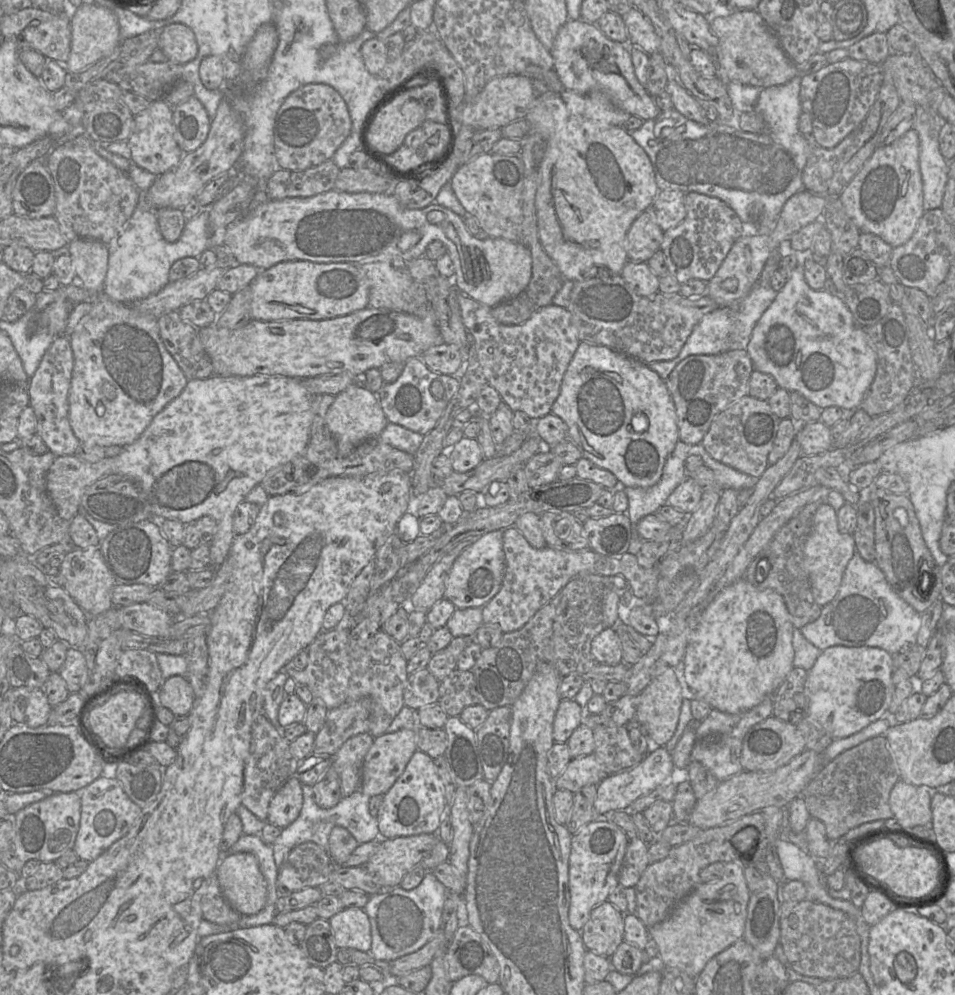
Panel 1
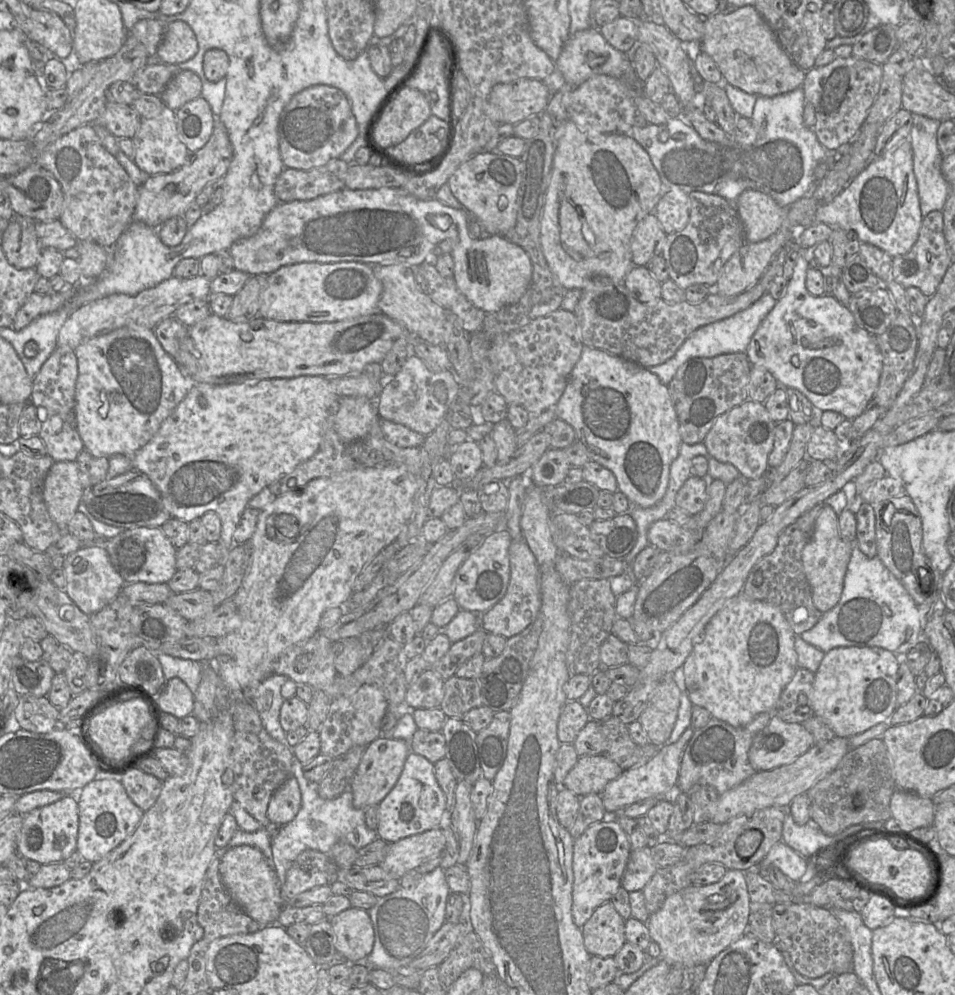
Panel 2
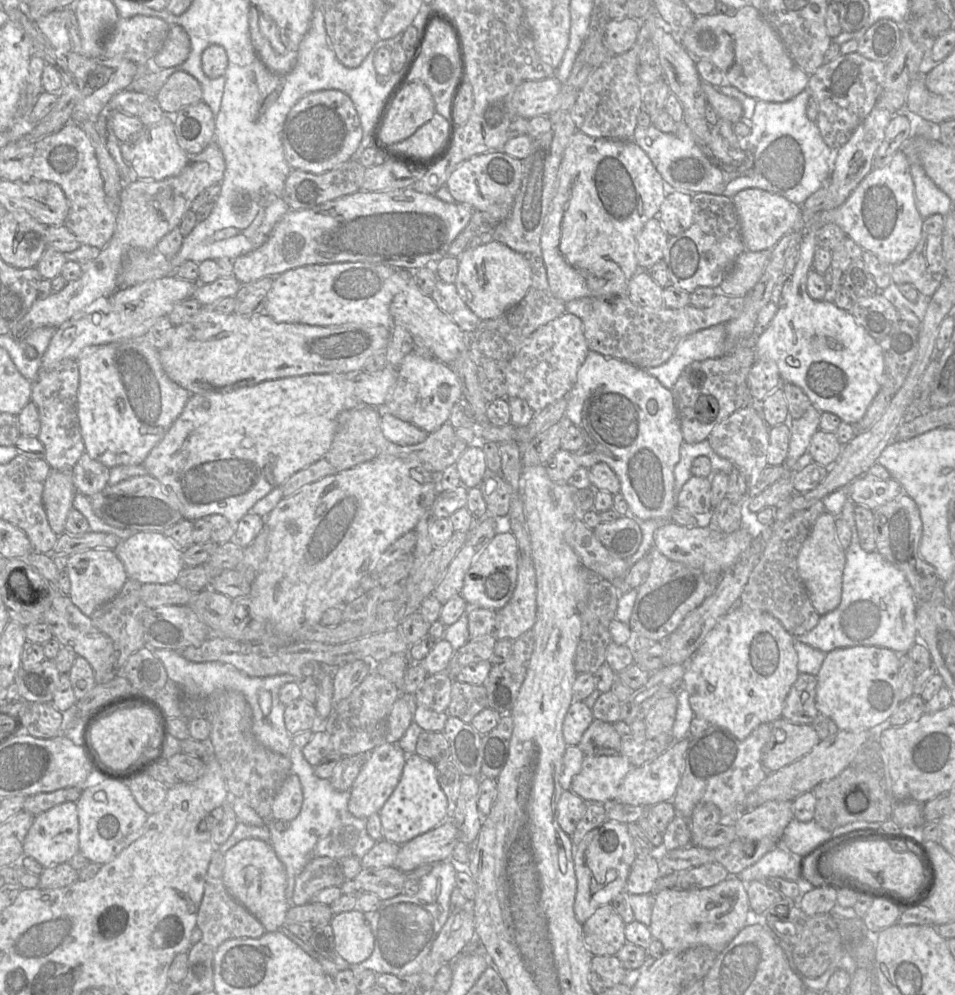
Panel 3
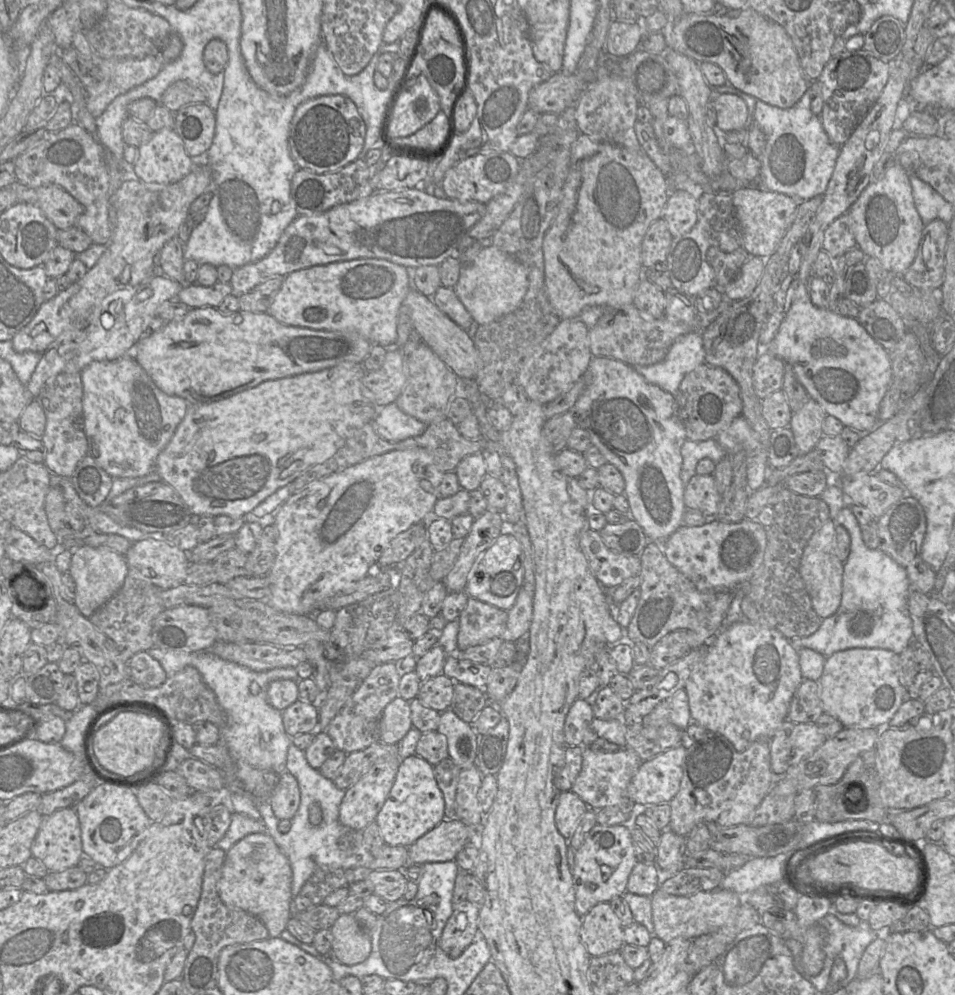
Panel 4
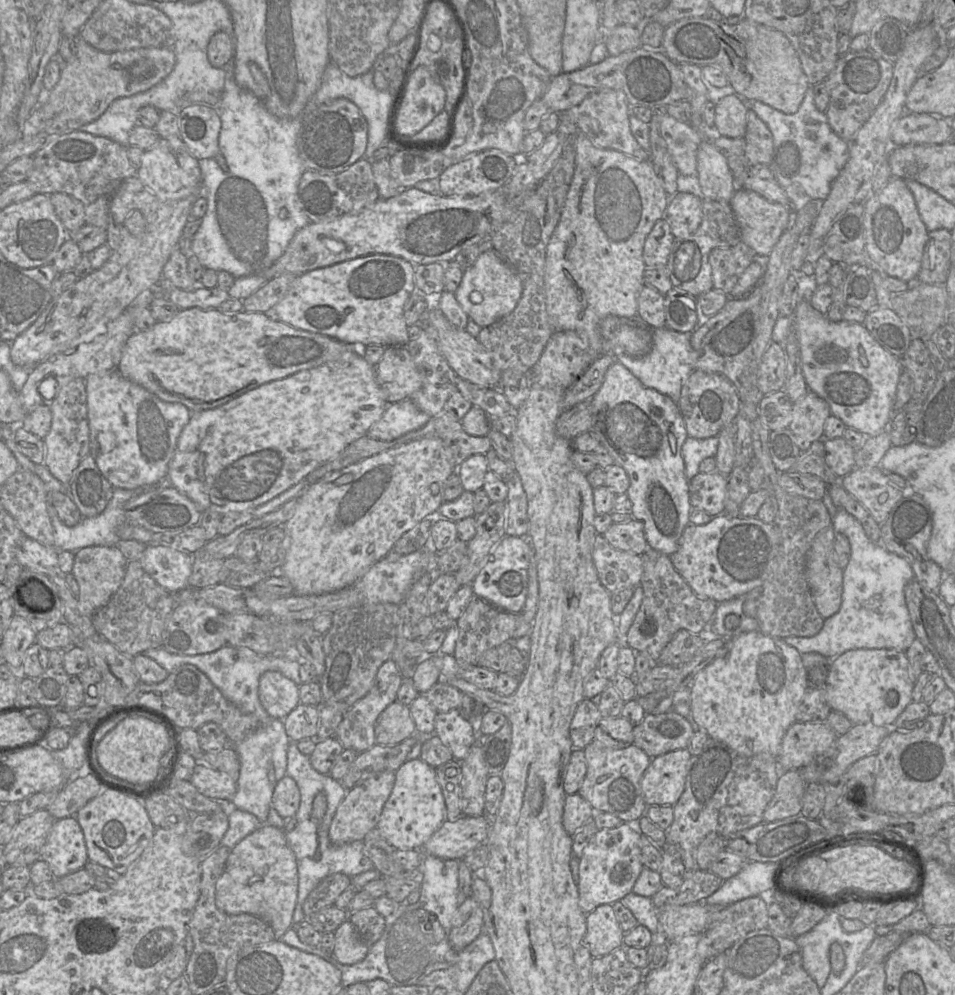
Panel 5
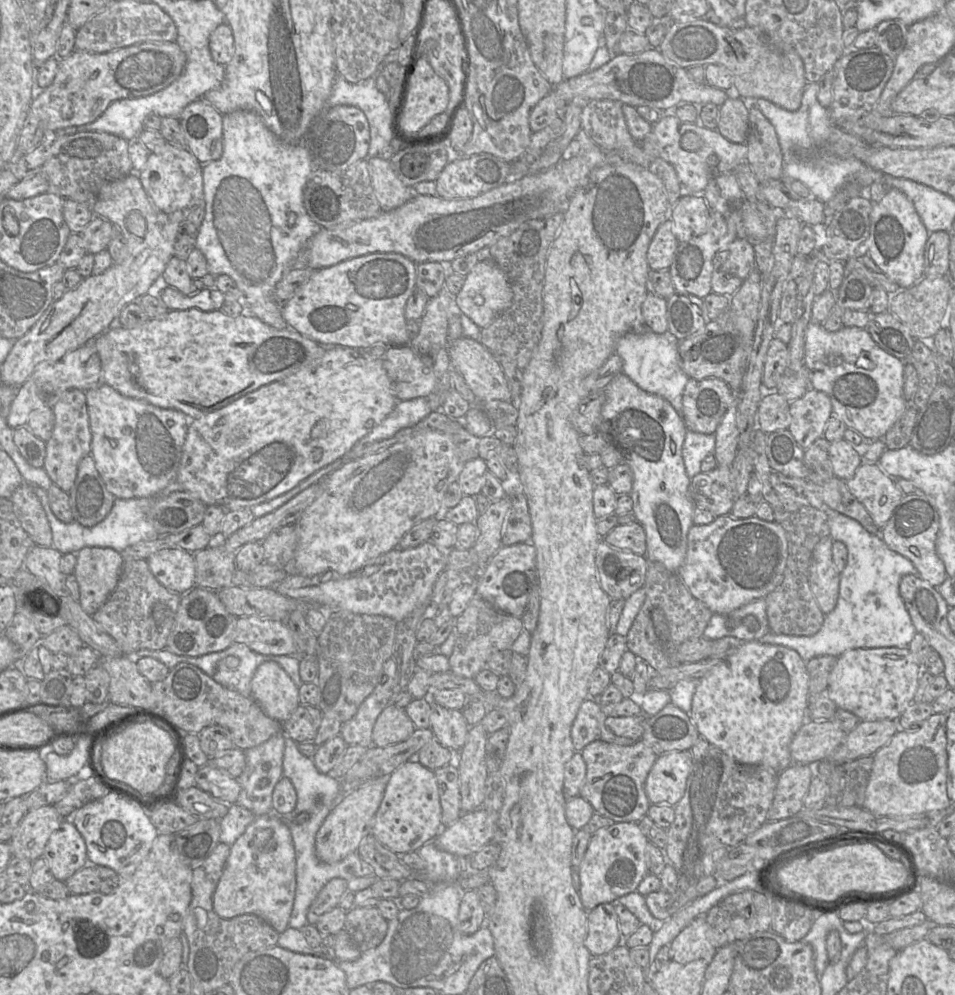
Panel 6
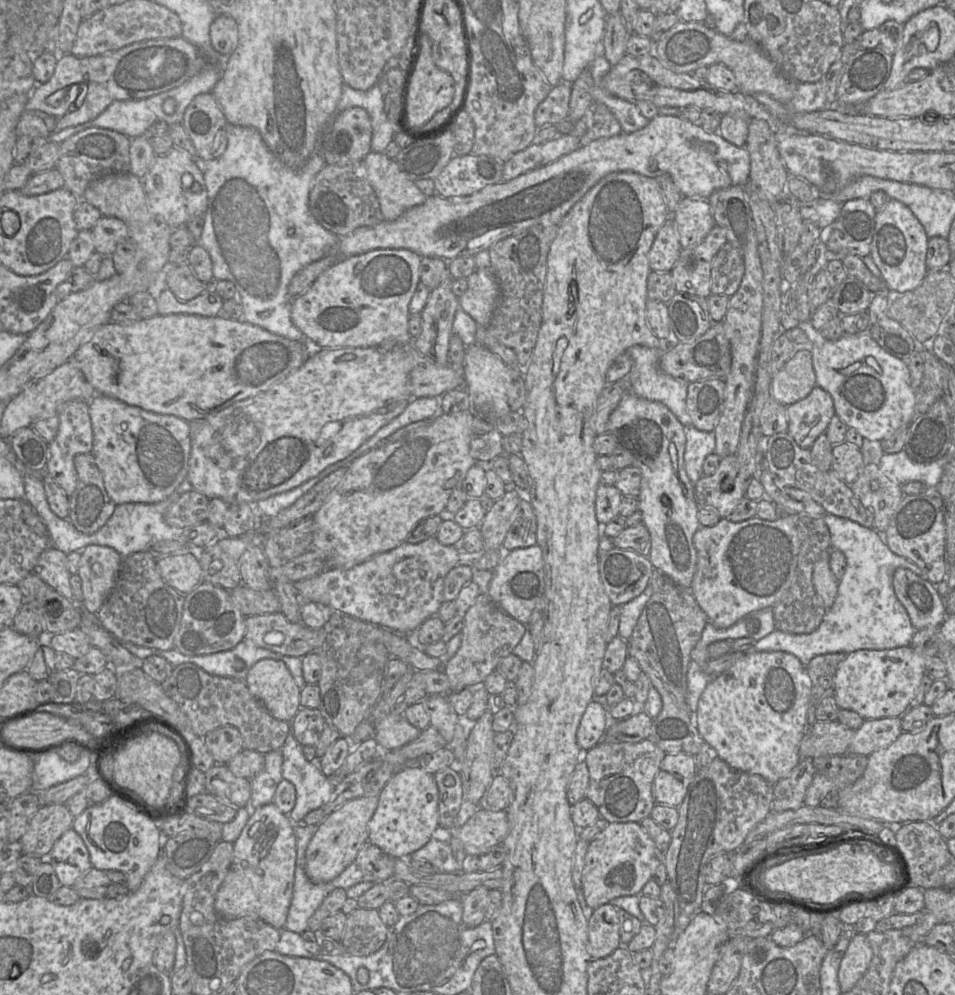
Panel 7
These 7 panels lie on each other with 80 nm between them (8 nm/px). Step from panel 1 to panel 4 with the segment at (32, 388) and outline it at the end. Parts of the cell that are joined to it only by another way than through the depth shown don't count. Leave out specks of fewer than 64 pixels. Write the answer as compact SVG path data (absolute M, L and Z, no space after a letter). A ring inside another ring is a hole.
M60 373L48 381L35 398L44 410L46 425L41 441L46 449L44 464L48 470L64 478L71 478L78 463L88 454L84 431L83 384L81 373Z

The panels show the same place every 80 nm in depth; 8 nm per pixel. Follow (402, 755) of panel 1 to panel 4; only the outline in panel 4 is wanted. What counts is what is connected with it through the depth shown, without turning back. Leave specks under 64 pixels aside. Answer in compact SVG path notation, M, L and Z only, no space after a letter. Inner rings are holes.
M396 757L376 762L356 784L346 790L339 811L342 825L363 831L376 821L392 789L401 761Z

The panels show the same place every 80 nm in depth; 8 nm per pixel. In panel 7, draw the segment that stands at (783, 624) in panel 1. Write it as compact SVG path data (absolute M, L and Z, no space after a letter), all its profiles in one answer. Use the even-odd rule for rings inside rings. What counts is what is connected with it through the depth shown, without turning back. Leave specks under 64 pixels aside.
M746 652L731 668L711 678L702 692L694 721L715 756L731 768L762 776L771 784L787 777L800 762L799 747L808 728L811 679L800 660L787 652Z

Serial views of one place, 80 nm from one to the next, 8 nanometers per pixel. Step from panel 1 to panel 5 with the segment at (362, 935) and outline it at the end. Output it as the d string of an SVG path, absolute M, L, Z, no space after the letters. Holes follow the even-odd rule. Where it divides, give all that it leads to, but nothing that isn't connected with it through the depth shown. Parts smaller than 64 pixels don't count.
M346 919L333 933L333 957L339 963L353 965L366 957L370 947L361 940L349 919Z

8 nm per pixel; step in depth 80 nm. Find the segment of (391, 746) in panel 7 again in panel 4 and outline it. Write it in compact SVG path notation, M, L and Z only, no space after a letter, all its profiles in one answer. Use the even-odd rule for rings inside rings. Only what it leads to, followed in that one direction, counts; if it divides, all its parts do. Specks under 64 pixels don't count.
M396 697L383 710L379 721L379 742L397 745L413 727L410 702Z

